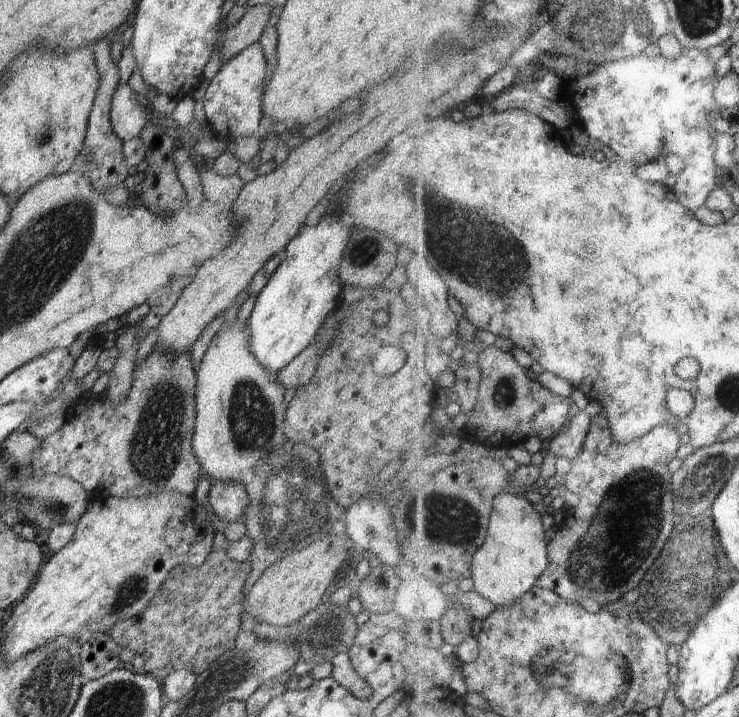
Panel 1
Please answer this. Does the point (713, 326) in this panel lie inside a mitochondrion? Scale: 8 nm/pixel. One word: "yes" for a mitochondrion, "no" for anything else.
no

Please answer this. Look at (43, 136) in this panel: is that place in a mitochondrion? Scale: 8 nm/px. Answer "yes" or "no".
yes

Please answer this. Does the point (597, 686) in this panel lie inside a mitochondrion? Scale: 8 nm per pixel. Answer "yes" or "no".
yes

